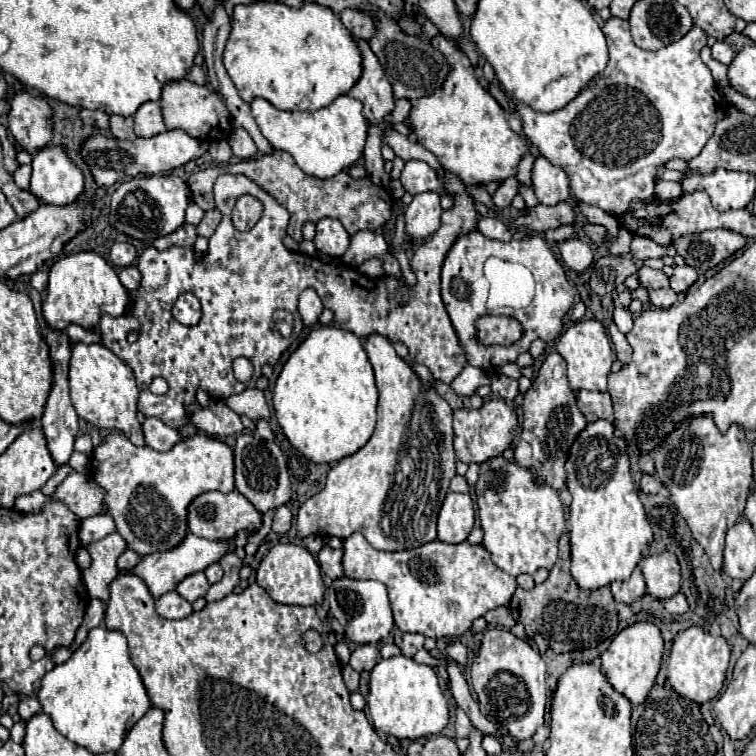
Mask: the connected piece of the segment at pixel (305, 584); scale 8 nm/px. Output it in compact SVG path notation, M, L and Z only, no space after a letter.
M291 543L275 545L263 557L257 569L257 585L261 585L275 603L283 605L317 605L324 600L325 584L321 579L321 569L313 555L301 545Z

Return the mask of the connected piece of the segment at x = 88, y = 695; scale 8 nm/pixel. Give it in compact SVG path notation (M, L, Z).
M105 627L91 629L85 643L71 655L69 661L55 665L49 673L45 673L37 699L43 707L43 713L53 719L55 729L69 741L89 749L93 755L117 751L125 741L127 727L133 727L151 709L145 685L129 657L125 635L121 631L109 631Z

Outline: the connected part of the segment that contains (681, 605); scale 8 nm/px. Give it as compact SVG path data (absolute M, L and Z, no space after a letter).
M677 593L673 595L669 601L665 601L665 609L671 613L671 615L683 615L689 611L689 605L687 605L687 599L683 593Z

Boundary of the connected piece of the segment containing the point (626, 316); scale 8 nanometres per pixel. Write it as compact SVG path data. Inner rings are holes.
M615 307L615 311L613 311L613 321L615 321L615 325L619 327L621 333L629 333L629 331L631 331L631 325L633 325L633 315L631 315L631 311L625 309L625 307Z

